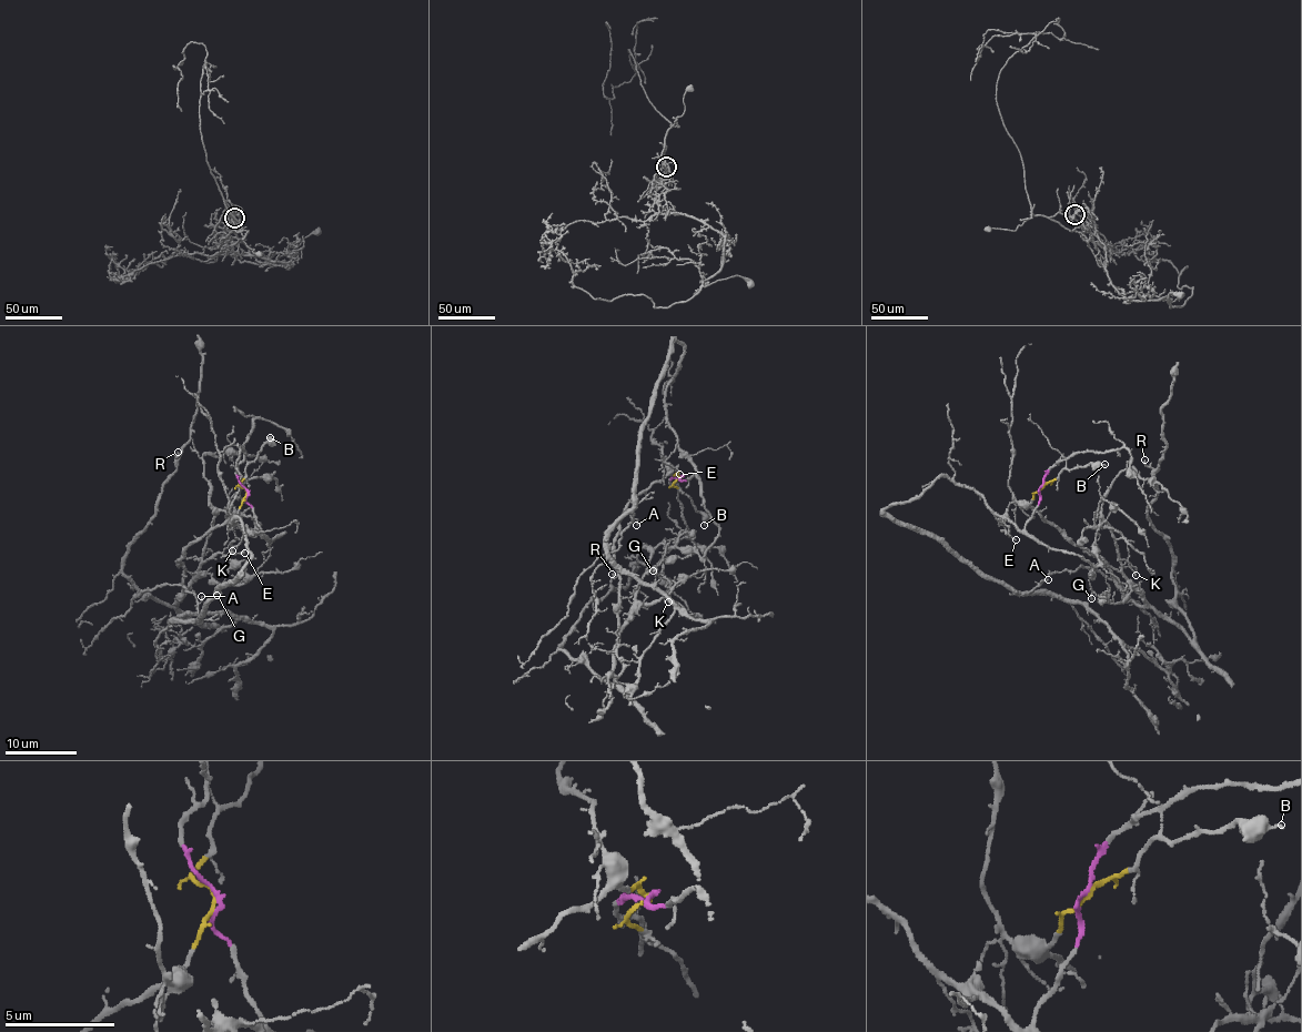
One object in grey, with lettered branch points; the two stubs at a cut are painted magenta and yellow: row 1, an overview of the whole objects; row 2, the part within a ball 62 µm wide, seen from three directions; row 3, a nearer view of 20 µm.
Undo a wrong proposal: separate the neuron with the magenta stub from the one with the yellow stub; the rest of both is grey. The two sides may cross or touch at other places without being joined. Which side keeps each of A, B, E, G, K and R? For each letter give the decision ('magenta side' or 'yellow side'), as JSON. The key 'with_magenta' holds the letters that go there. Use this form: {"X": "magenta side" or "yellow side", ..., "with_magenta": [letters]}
{"A": "magenta side", "B": "yellow side", "E": "magenta side", "G": "yellow side", "K": "magenta side", "R": "yellow side", "with_magenta": ["A", "E", "K"]}

